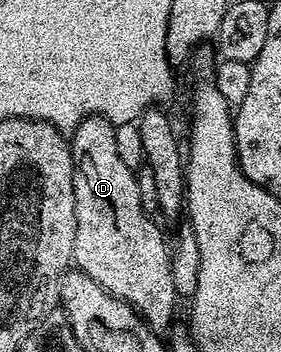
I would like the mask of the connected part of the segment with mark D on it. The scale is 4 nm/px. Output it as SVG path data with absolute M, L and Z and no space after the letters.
M86 116L71 133L73 149L73 189L75 190L75 250L73 264L107 294L132 306L154 330L162 330L173 320L179 295L172 281L171 248L154 217L144 212L139 200L134 169L123 166L115 147L115 125L102 116Z

